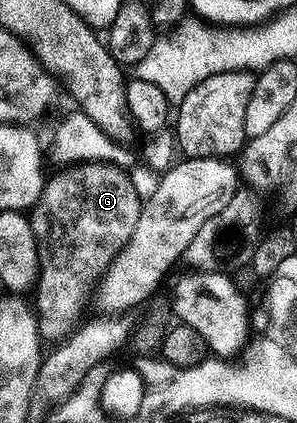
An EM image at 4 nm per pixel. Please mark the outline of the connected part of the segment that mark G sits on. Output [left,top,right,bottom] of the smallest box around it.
[29,160,144,342]

